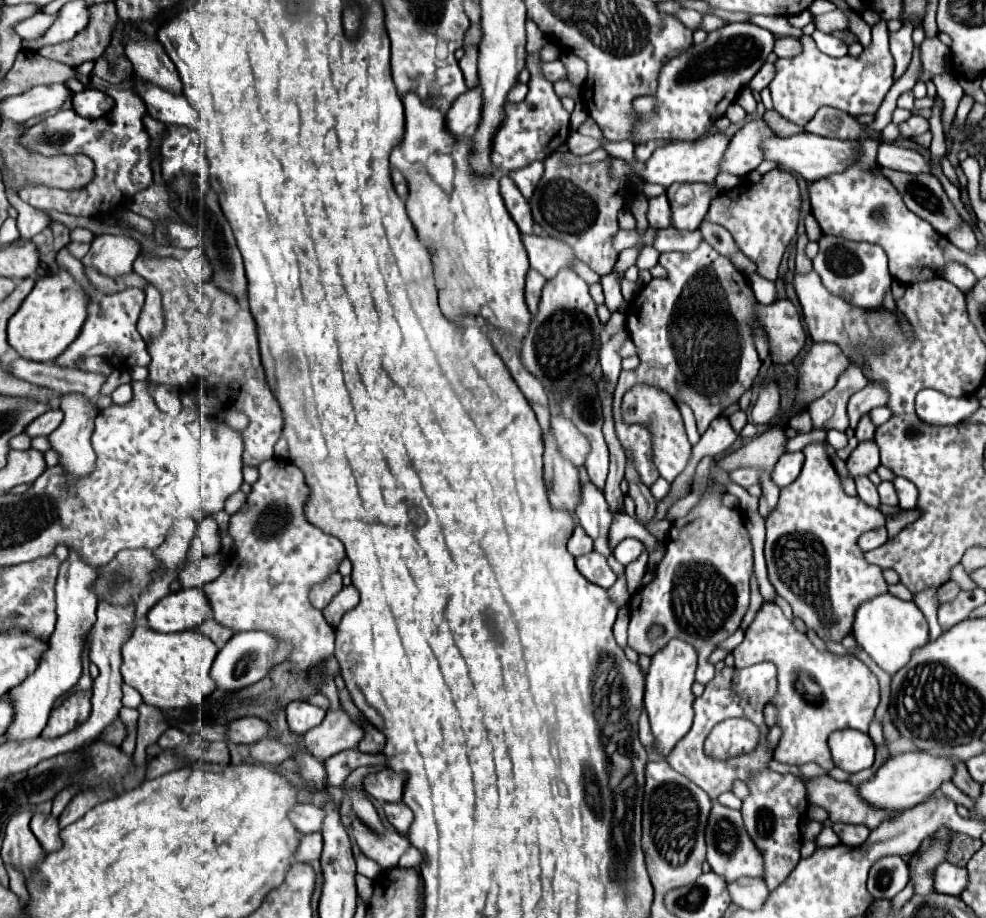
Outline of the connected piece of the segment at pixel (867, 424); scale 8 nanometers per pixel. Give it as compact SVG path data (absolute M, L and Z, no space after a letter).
M864 415L864 419L860 419L858 427L856 427L856 437L858 441L866 441L866 439L874 439L874 423L870 421L870 415Z

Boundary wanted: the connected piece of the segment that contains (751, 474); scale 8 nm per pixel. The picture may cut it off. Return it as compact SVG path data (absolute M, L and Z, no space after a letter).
M738 469L738 471L730 473L730 481L738 483L744 489L748 489L754 483L758 483L758 479L760 479L760 473L756 469L752 469L752 471L750 469Z

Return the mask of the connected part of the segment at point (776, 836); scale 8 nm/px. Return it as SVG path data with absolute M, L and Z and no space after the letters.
M764 769L760 775L748 781L750 797L742 803L742 817L746 831L750 833L752 841L764 855L766 873L764 881L768 887L776 889L798 865L800 861L800 823L808 811L806 787L796 775L780 775L770 769Z

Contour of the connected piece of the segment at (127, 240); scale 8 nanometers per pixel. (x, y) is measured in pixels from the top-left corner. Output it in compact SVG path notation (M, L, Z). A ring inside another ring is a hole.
M104 233L94 237L82 263L96 267L112 279L118 279L120 275L132 271L132 259L136 259L136 255L140 255L140 243L134 237Z

